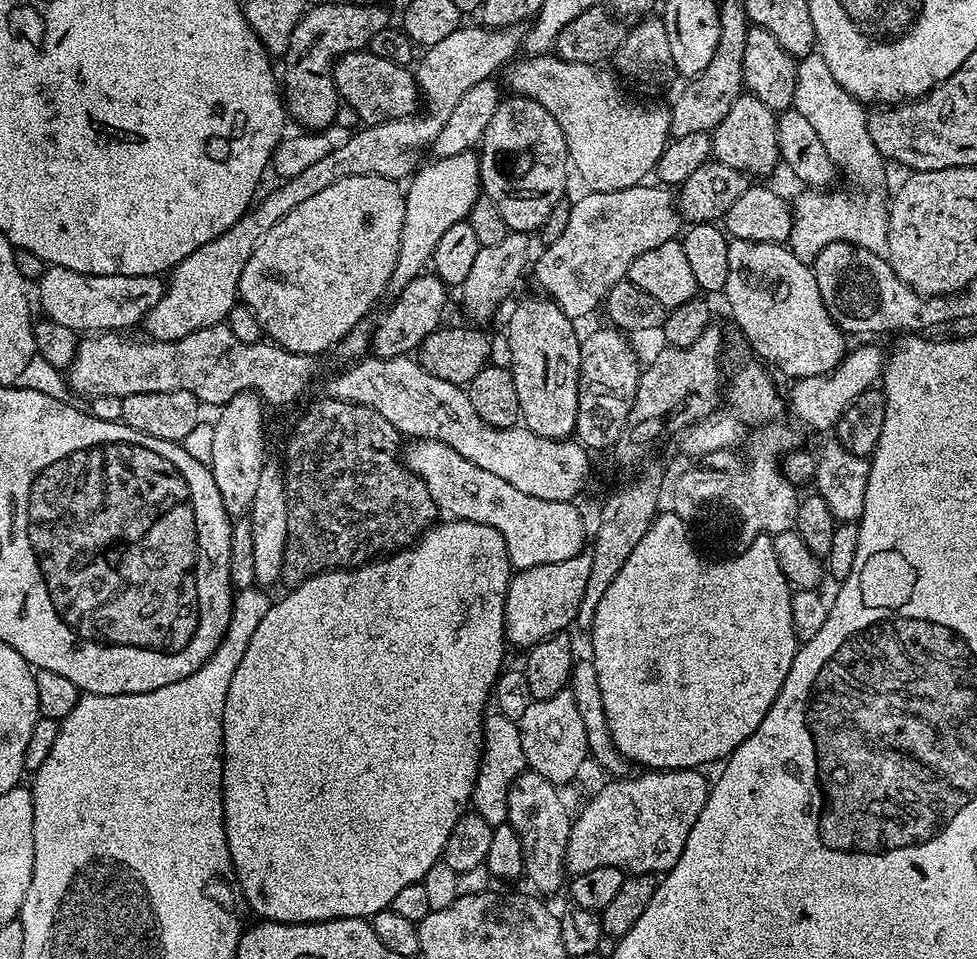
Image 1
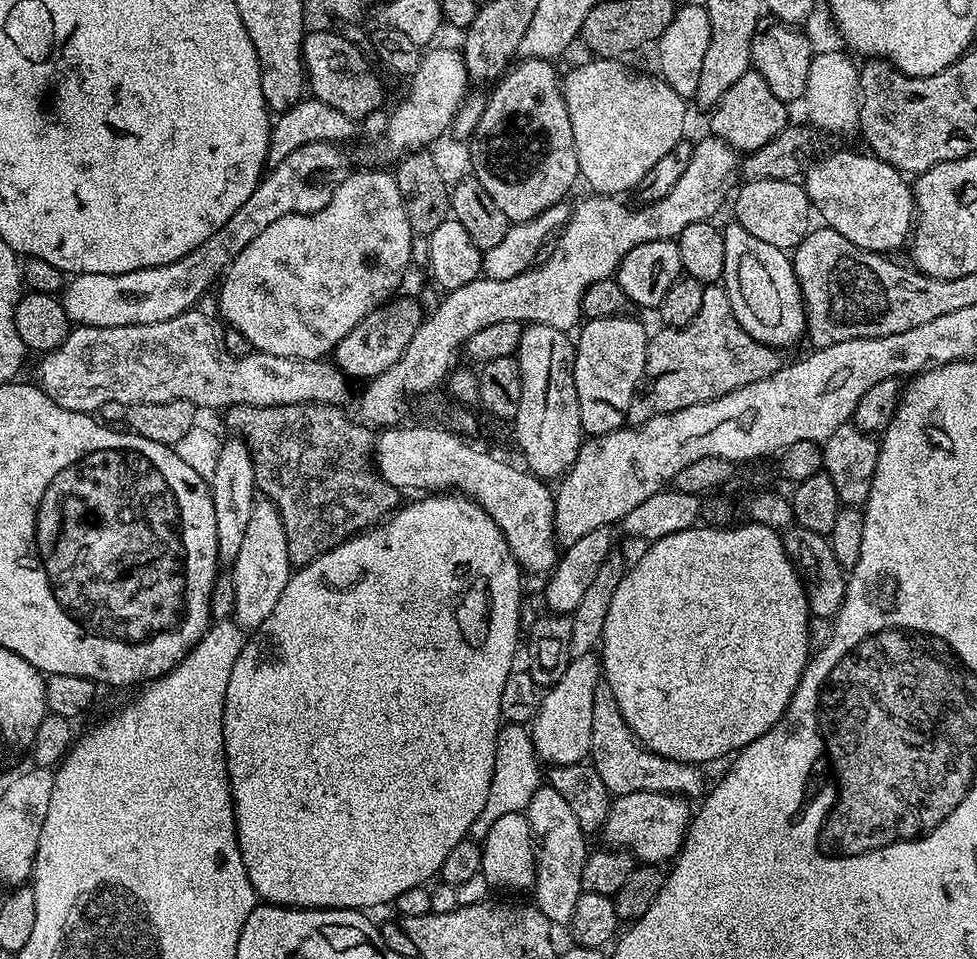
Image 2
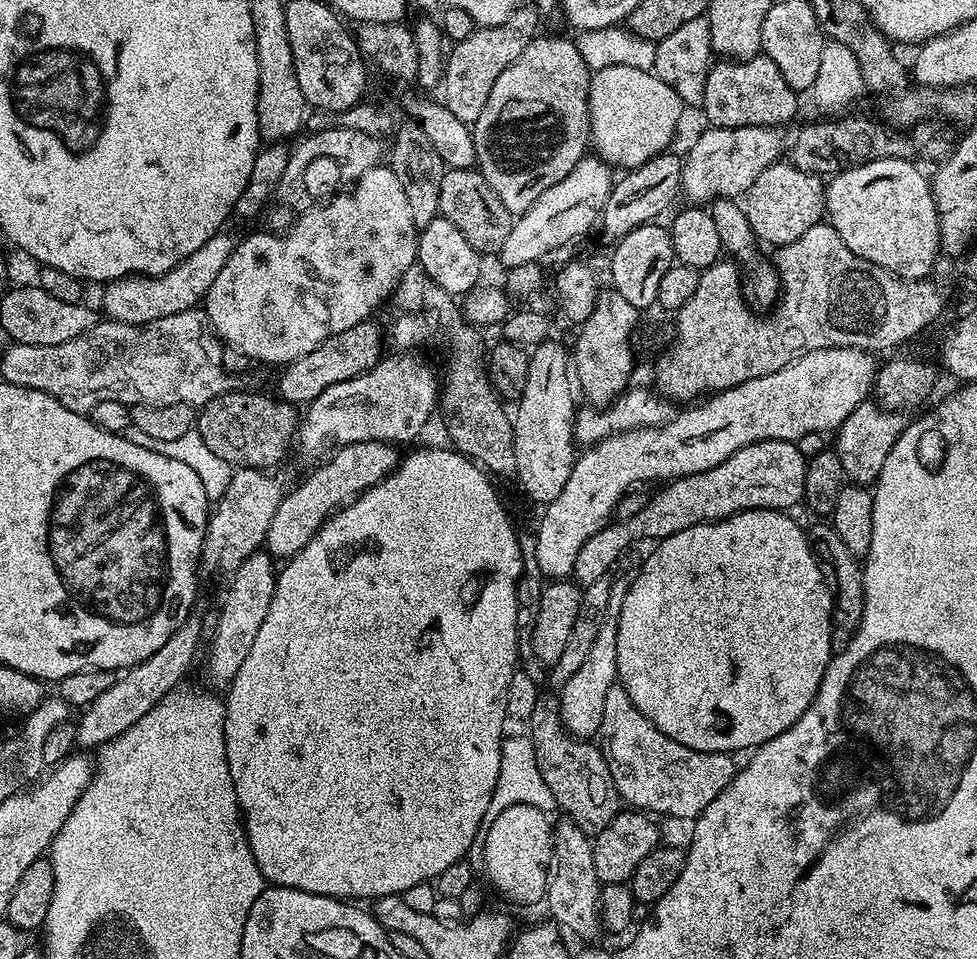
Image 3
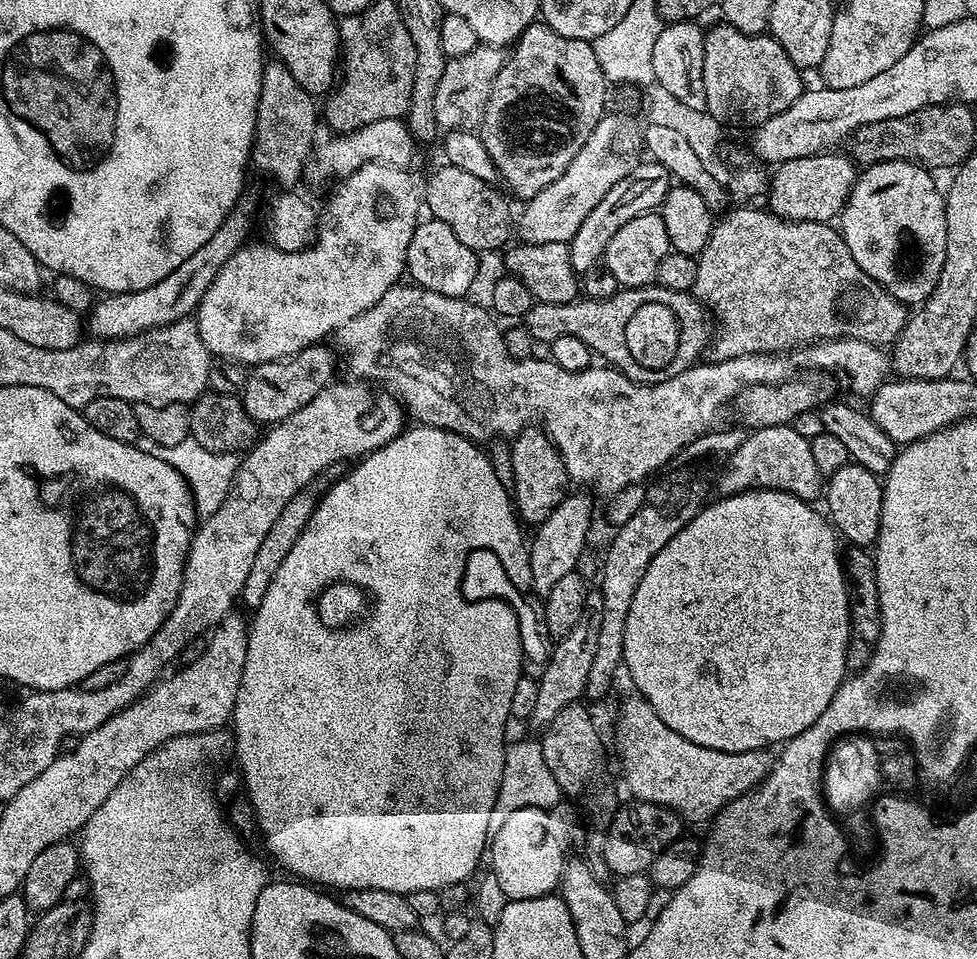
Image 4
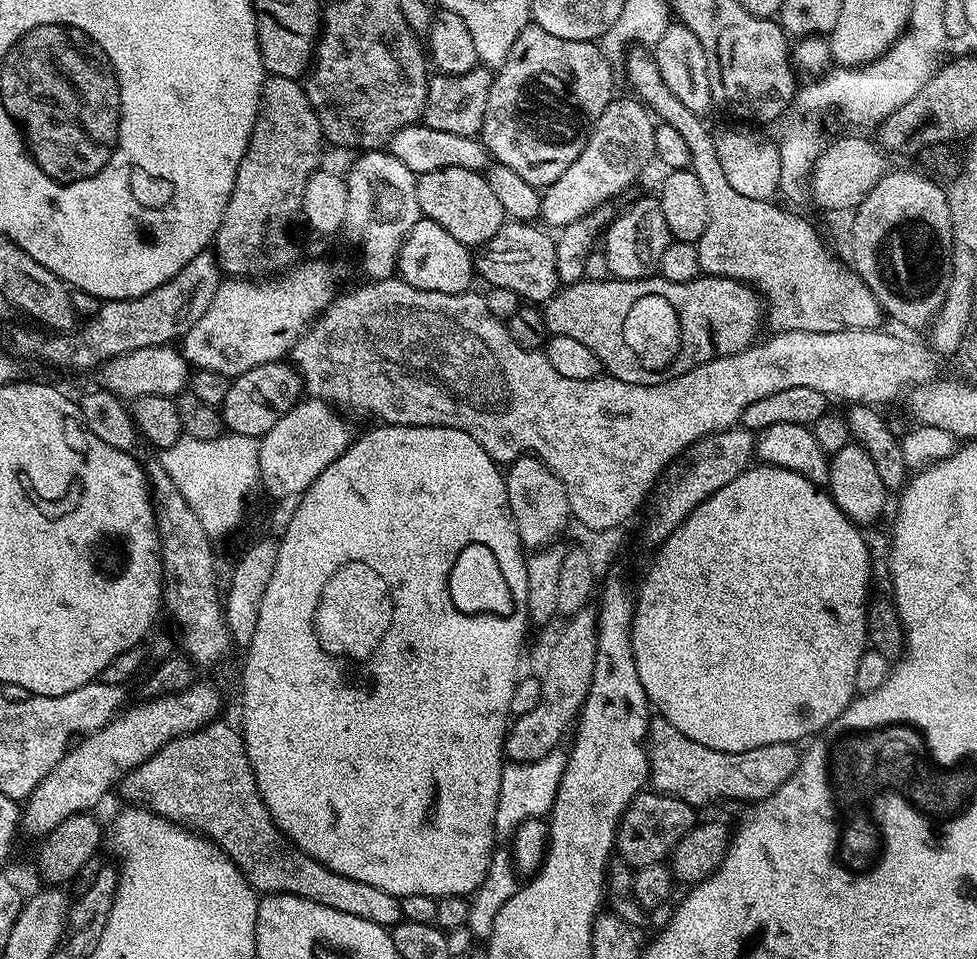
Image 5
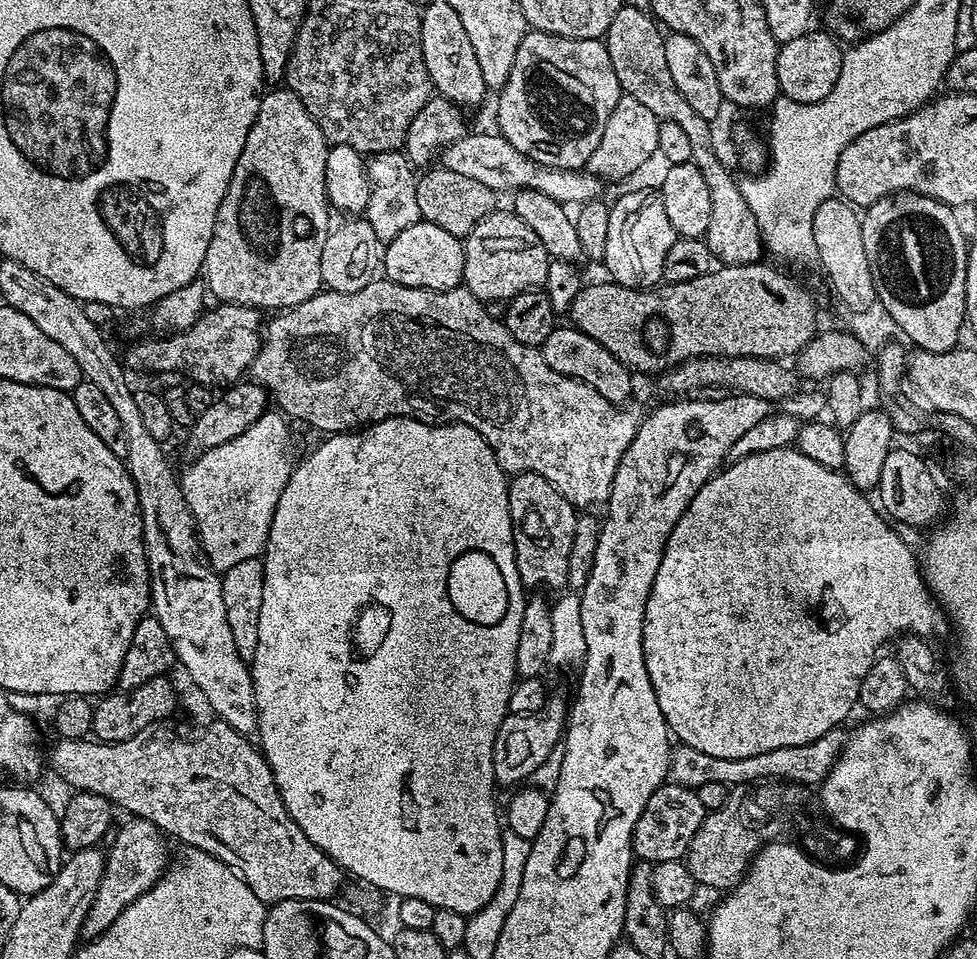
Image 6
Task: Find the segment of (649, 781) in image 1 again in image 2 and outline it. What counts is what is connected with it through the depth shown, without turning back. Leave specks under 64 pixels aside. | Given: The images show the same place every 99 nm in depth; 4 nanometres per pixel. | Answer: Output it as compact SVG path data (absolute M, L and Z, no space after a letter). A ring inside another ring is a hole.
M639 792L617 796L611 801L608 817L602 827L605 845L617 850L627 850L637 861L645 864L663 865L680 855L684 836L692 823L693 809L683 796L672 796L669 792Z

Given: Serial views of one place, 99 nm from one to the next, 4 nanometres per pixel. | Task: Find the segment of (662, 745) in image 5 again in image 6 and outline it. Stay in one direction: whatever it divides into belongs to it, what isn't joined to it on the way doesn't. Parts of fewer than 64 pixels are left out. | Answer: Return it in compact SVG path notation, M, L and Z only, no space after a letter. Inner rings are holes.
M832 728L822 738L802 746L786 746L778 750L770 750L766 754L754 754L754 758L710 758L710 754L702 754L702 750L694 750L690 746L680 744L673 747L671 753L670 776L675 783L693 790L703 789L703 784L755 784L767 782L771 776L785 780L794 778L801 786L819 785L820 781L836 764L836 757L844 747L845 733L840 728Z

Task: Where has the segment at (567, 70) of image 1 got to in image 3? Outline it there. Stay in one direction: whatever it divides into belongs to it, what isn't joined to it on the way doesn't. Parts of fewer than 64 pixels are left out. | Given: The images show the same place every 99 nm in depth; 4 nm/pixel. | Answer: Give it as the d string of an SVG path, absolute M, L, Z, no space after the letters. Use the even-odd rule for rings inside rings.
M606 66L589 77L588 116L591 118L590 142L595 153L605 163L620 164L621 169L631 170L644 165L650 158L667 151L673 143L680 114L685 104L670 86L657 78L651 71L639 70L634 66Z

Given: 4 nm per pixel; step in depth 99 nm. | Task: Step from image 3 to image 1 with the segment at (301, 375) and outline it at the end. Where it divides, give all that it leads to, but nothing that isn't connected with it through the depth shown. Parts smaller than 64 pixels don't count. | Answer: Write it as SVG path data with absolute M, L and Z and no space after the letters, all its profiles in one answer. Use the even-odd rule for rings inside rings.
M421 274L414 277L401 292L395 293L392 305L384 312L370 332L370 348L381 359L398 358L415 353L420 343L433 330L441 327L444 311L448 308L449 285L443 284L435 274Z

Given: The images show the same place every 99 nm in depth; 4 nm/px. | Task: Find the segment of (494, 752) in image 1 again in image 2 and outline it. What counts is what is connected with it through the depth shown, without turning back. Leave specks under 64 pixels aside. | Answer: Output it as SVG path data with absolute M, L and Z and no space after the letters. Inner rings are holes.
M505 723L498 734L496 753L494 754L494 778L490 778L490 794L486 794L486 806L482 806L482 814L474 818L471 839L483 842L487 832L498 818L515 812L523 813L528 807L530 798L542 787L542 761L536 755L536 747L532 741L531 731L523 724Z

